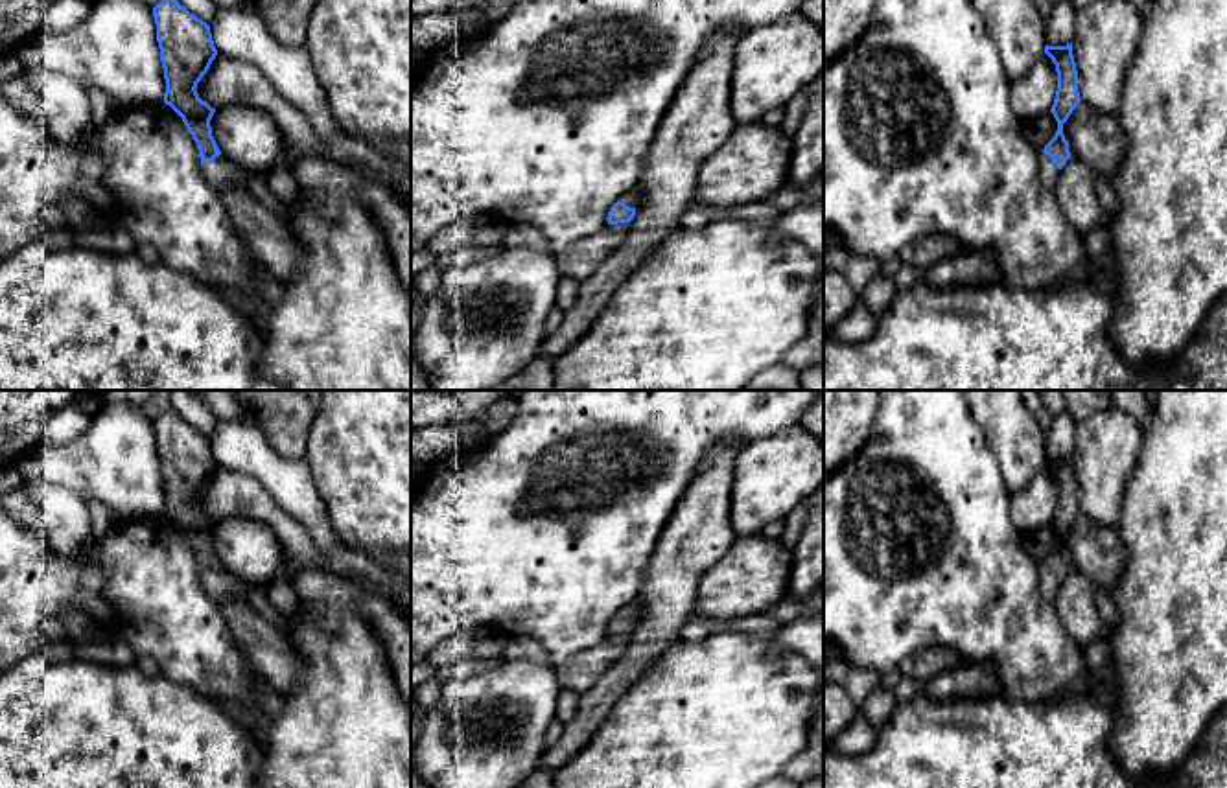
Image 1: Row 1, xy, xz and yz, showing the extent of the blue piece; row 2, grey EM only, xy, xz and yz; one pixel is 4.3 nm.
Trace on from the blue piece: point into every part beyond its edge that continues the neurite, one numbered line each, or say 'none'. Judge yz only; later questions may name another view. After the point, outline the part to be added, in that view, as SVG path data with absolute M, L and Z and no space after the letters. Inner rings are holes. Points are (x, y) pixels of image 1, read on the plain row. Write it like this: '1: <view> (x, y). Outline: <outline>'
1: yz (1049, 586). Outline: M1039 563L1037 567L1037 585L1039 585L1039 595L1045 602L1050 602L1056 598L1061 582L1054 576L1054 573L1045 567L1043 563Z

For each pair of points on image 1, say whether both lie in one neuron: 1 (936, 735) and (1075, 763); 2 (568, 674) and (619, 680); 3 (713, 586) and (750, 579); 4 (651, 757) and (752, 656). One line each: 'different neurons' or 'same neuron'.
1: same neuron
2: different neurons
3: same neuron
4: same neuron

